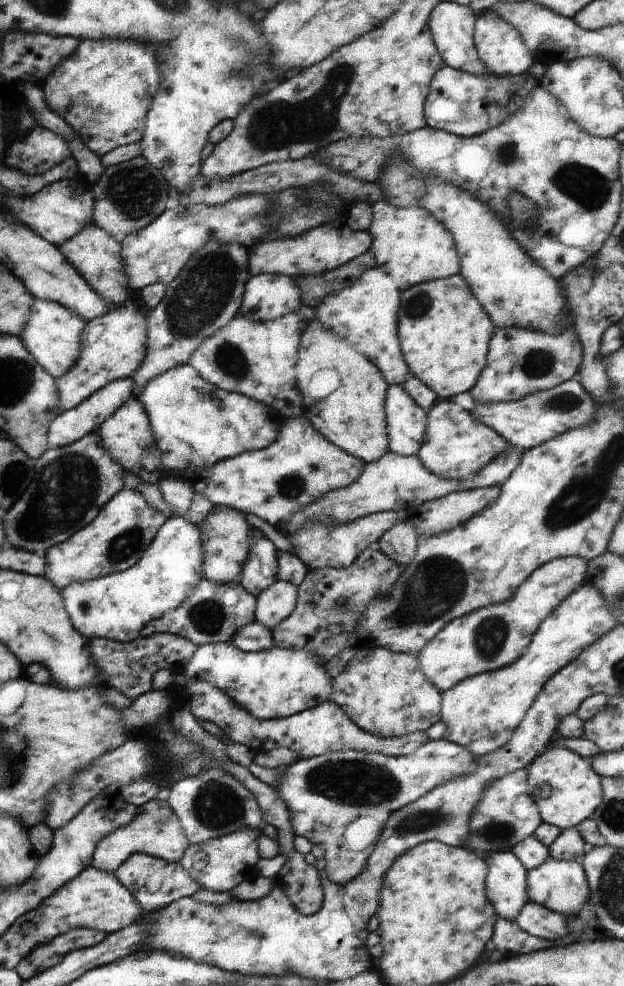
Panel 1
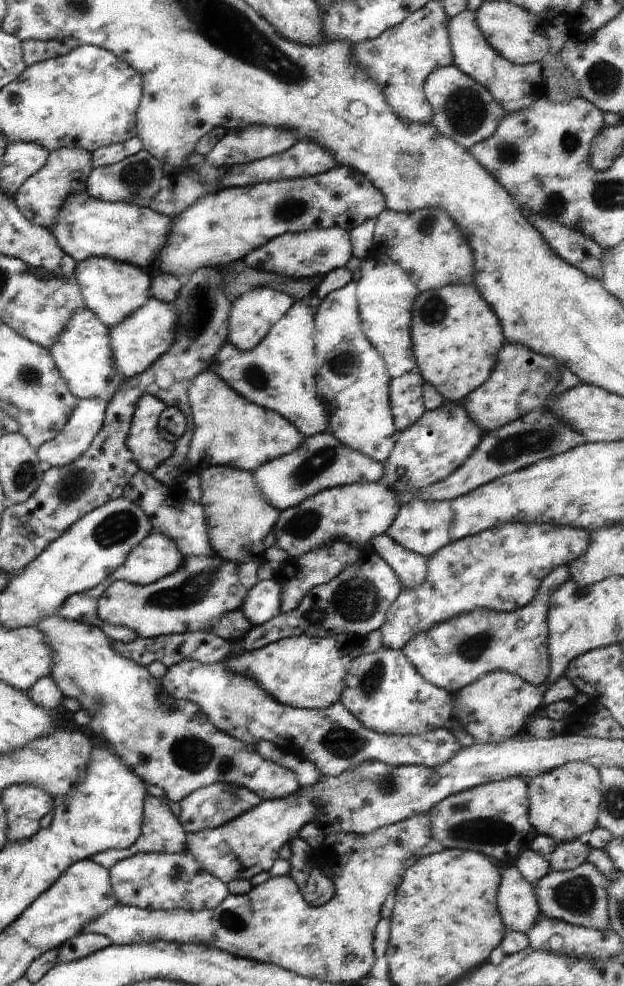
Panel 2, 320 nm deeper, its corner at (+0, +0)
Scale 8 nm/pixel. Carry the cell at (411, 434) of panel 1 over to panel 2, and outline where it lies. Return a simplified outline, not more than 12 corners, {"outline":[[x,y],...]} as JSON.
{"outline":[[417,370],[389,382],[399,431],[425,413],[424,383]]}

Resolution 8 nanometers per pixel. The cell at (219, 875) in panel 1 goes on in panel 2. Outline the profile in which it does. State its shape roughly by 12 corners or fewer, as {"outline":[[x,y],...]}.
{"outline":[[312,788],[262,801],[186,850],[222,882],[269,872],[314,820]]}

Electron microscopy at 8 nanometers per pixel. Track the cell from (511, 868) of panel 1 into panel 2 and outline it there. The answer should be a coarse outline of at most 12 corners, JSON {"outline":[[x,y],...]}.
{"outline":[[504,868],[497,905],[507,931],[527,933],[542,914],[533,887]]}

